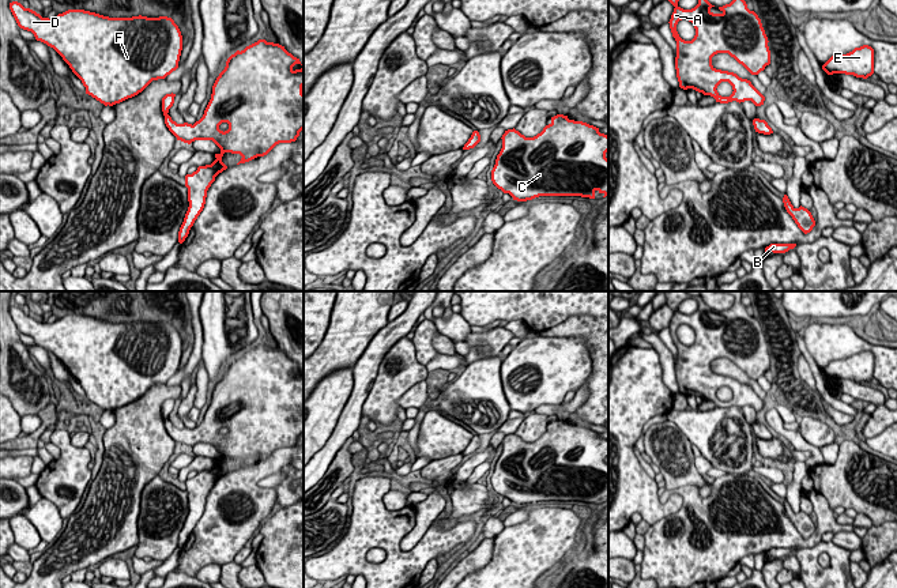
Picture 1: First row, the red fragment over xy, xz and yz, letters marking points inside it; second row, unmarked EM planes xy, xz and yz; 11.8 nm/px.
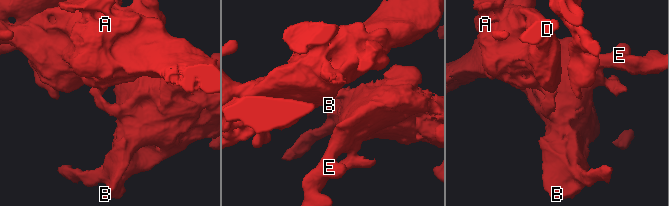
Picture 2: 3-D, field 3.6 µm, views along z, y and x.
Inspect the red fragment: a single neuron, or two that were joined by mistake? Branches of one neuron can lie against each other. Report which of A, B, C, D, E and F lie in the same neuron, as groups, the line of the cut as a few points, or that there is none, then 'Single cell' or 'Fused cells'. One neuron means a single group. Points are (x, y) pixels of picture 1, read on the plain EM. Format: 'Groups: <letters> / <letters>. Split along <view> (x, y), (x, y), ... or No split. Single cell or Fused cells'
Groups: A D F / B C E. Split along xy (172, 426), (183, 432), (192, 432). Fused cells

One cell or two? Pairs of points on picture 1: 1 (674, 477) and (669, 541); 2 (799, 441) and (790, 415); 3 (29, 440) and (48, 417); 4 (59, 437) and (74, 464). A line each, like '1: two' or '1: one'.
1: two
2: two
3: one
4: one

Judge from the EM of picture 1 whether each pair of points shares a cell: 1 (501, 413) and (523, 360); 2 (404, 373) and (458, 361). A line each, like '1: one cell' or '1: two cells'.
1: two cells
2: two cells

